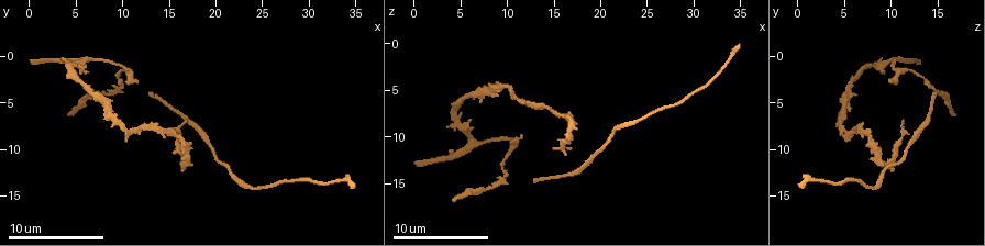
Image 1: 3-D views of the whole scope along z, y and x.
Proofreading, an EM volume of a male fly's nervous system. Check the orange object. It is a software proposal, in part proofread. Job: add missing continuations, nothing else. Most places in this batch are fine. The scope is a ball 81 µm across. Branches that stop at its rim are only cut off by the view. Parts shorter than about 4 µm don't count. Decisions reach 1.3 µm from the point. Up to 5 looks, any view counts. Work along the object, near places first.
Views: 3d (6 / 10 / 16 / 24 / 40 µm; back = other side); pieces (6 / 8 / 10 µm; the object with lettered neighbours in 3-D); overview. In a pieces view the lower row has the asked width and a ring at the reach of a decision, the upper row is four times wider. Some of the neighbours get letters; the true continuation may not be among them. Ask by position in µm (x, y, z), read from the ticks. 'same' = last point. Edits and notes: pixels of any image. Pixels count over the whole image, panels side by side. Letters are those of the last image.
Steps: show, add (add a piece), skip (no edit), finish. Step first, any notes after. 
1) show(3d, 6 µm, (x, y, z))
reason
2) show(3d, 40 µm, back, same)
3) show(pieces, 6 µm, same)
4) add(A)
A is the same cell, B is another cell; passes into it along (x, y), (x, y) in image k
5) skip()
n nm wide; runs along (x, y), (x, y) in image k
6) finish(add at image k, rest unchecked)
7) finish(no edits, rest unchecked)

show(pieces, 6 µm, (16.8, 7.2, 11.4))
branch stops here

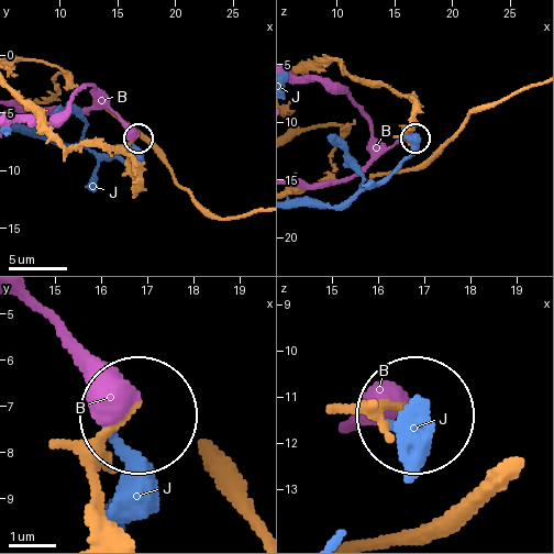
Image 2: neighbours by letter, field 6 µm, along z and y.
skip()
B and J are other cells; no lettered piece goes on from it

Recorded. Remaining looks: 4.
show(3d, 6 µm, (4.6, 6.2, 16.8))

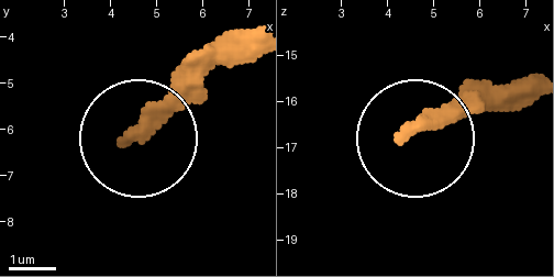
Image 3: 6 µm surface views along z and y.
show(pieces, 10 µm, (4.35, 6.20, 16.65))

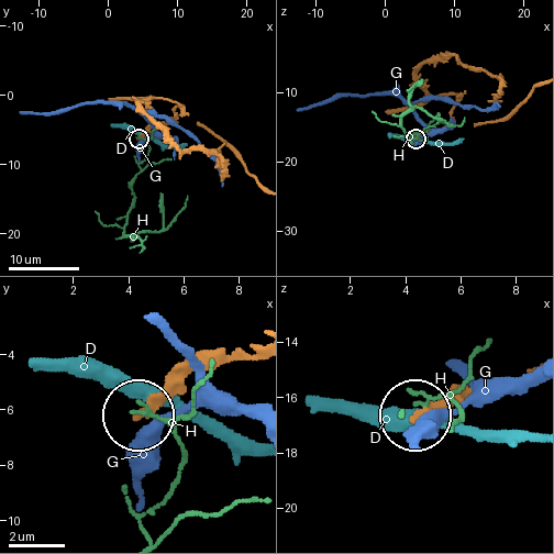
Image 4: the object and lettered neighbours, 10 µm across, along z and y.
skip()
D, G and H are other cells; no lettered piece goes on from it

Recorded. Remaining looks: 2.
show(pieces, 10 µm, (13.2, 4.2, 14.8))

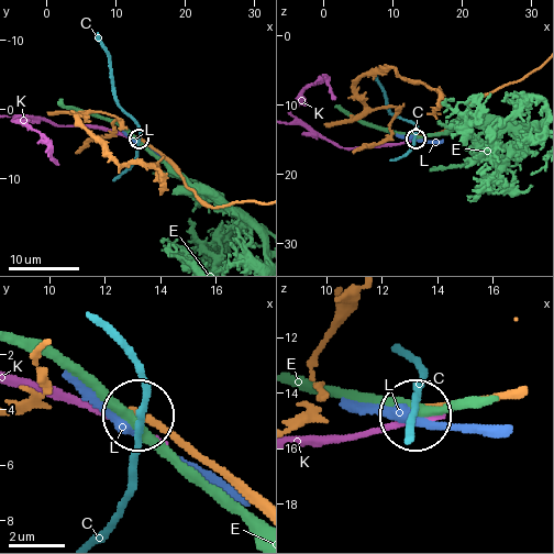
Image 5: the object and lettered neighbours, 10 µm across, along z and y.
skip()
C, E, K and L are other cells; no lettered piece goes on from it

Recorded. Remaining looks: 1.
finish(no edits, rest unchecked)

